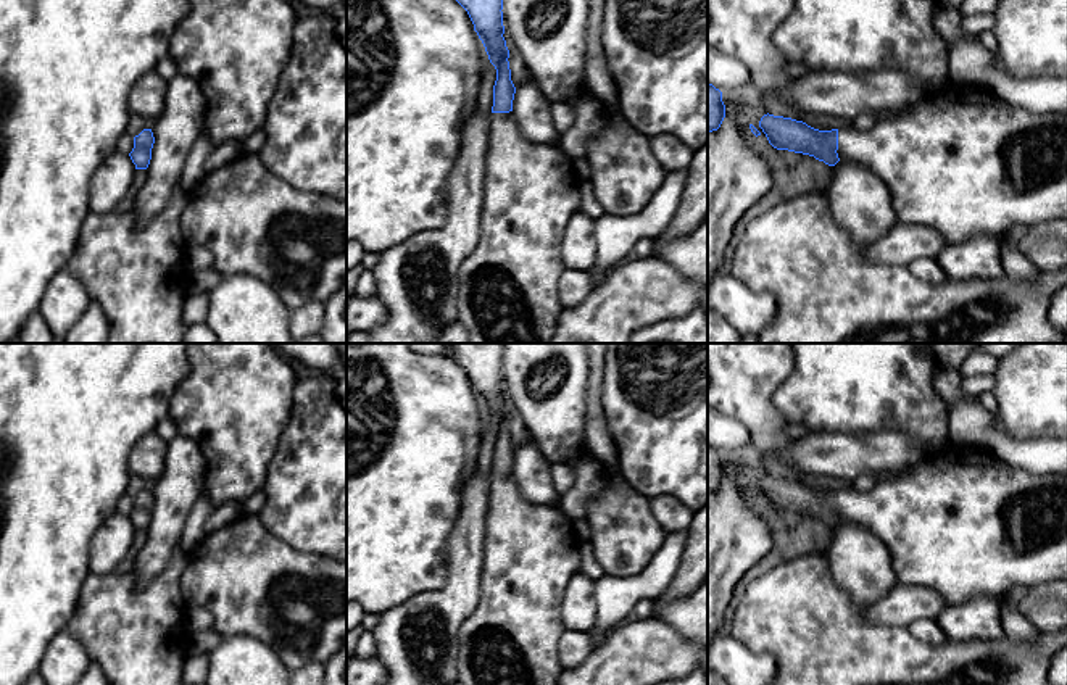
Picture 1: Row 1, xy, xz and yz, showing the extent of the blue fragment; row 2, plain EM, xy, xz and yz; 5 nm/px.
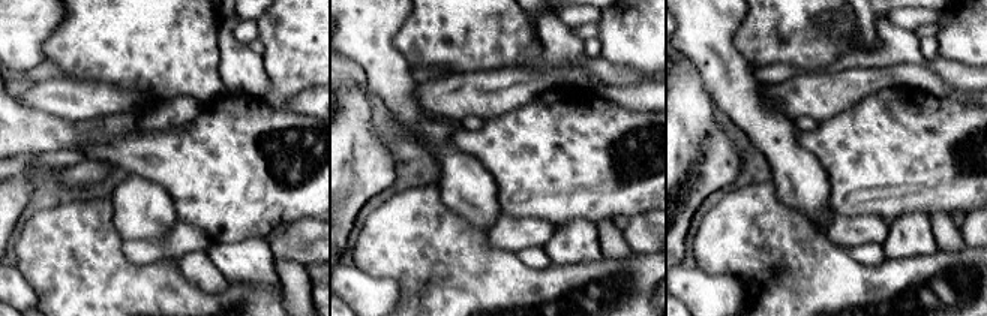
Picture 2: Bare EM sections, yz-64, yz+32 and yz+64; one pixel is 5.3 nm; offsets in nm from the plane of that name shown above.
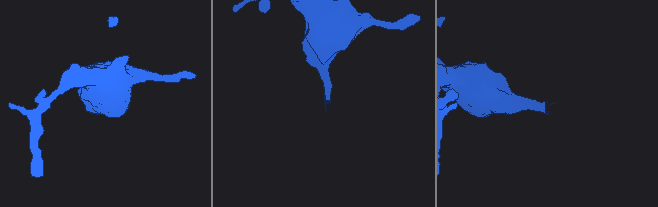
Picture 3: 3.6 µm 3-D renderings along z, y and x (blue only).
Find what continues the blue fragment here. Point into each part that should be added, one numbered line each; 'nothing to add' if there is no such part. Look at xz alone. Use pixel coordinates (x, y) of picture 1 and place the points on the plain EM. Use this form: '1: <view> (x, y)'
1: xz (531, 555)

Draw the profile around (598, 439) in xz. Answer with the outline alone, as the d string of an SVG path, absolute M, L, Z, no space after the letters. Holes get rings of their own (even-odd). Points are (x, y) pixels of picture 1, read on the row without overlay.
M587 343L590 363L590 384L587 390L585 442L593 459L603 464L604 472L621 474L617 448L611 438L601 403L603 363L606 343Z

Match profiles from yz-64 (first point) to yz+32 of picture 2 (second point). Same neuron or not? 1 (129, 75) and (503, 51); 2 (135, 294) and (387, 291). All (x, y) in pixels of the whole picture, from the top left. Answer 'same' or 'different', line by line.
1: same
2: different

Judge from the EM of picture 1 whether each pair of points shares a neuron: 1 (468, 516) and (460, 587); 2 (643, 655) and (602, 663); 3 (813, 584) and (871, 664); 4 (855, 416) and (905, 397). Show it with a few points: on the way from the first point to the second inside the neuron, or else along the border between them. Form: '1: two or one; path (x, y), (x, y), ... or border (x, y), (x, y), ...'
1: one; path (468, 534), (463, 569)
2: one; path (634, 655), (622, 663), (611, 663)
3: one; path (813, 603), (851, 645)
4: one; path (867, 403), (874, 397), (892, 397)

